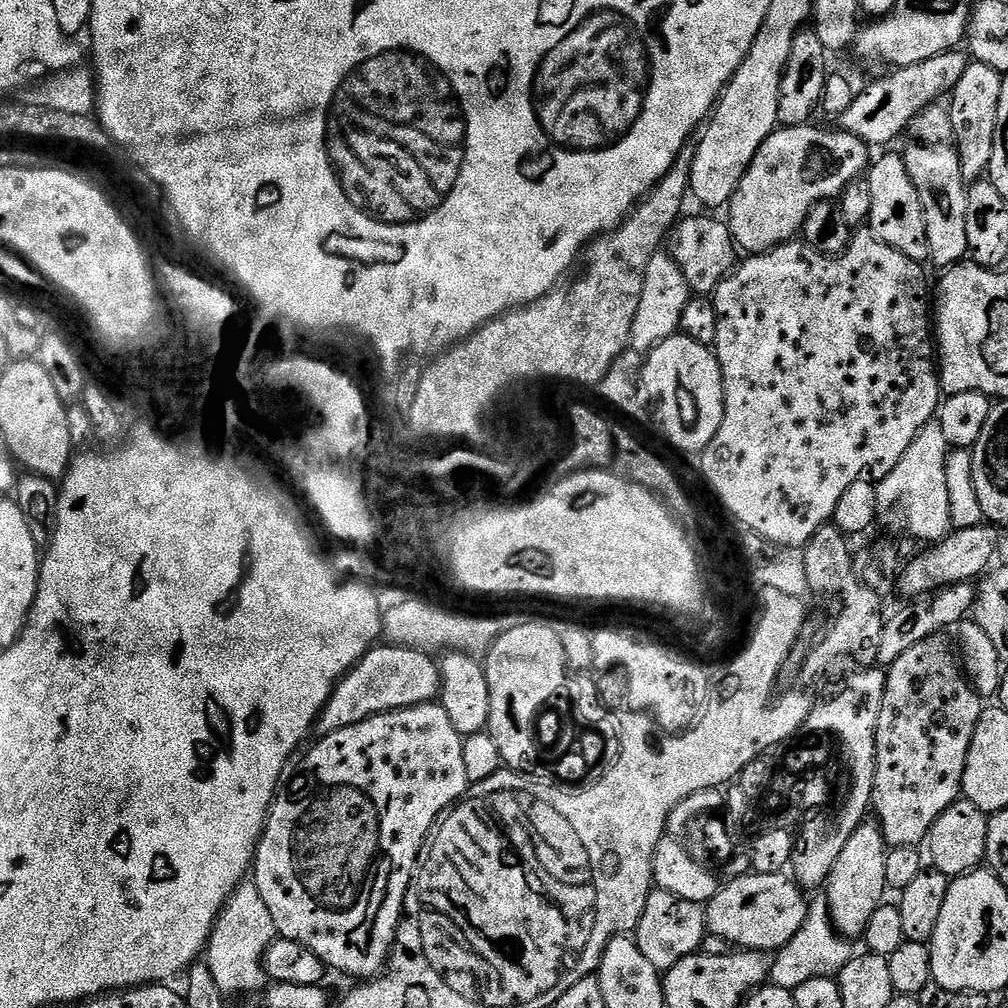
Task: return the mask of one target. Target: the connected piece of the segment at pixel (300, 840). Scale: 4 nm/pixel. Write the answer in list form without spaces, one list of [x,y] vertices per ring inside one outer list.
[[[433,702],[413,708],[399,708],[397,712],[380,712],[354,726],[346,726],[342,730],[331,732],[329,736],[320,736],[317,741],[305,754],[296,777],[277,791],[276,799],[268,809],[268,821],[264,823],[264,832],[256,846],[254,883],[258,894],[262,894],[262,902],[266,902],[266,910],[270,910],[270,918],[274,918],[277,933],[283,939],[298,942],[306,946],[306,950],[314,950],[314,954],[318,954],[318,958],[322,958],[322,962],[331,971],[333,968],[348,976],[372,978],[387,965],[392,954],[392,943],[396,940],[396,931],[404,914],[404,899],[428,831],[432,829],[439,812],[451,808],[457,800],[463,799],[470,792],[470,781],[466,778],[466,766],[462,759],[464,737],[458,730],[454,730],[454,722],[450,722],[450,714],[446,714],[443,703]]]

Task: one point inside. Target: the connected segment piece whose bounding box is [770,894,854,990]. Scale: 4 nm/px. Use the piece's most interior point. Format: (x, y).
(817, 951)

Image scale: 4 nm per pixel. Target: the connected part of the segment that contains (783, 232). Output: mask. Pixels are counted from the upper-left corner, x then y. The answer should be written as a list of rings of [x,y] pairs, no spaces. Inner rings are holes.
[[[815,123],[794,124],[777,127],[775,132],[758,146],[754,162],[746,170],[742,182],[734,190],[732,199],[726,205],[726,223],[736,240],[737,249],[755,254],[769,252],[803,233],[806,214],[823,200],[835,201],[844,193],[845,186],[854,179],[863,177],[870,164],[869,145],[863,144],[854,134],[843,130],[831,132],[828,128],[815,128]]]

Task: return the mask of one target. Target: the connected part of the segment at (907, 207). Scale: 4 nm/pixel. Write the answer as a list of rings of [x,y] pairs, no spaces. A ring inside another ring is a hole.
[[[892,150],[885,156],[880,156],[871,161],[870,167],[866,172],[866,179],[870,186],[870,214],[868,215],[867,227],[886,246],[898,250],[898,254],[906,254],[906,258],[919,260],[921,262],[928,260],[930,254],[930,241],[926,238],[926,218],[922,210],[922,198],[918,198],[918,190],[914,190],[914,182],[910,182],[910,174],[906,174],[906,162],[903,155],[892,153]]]

